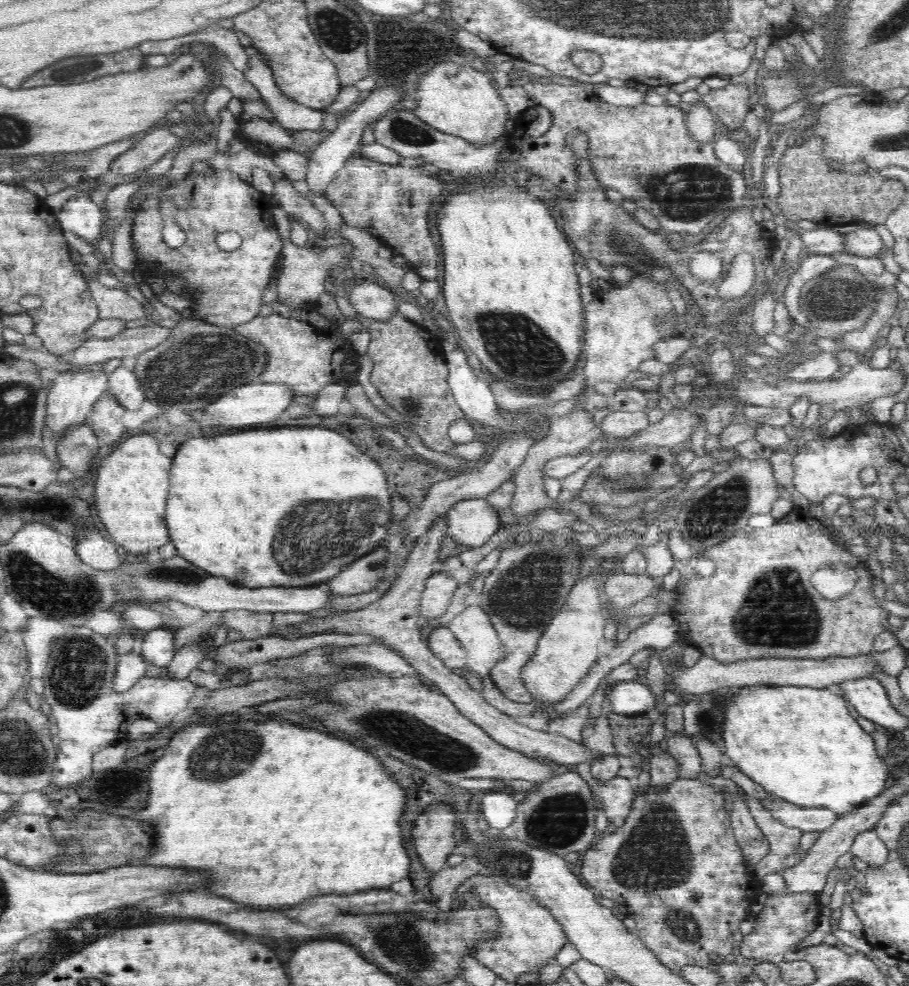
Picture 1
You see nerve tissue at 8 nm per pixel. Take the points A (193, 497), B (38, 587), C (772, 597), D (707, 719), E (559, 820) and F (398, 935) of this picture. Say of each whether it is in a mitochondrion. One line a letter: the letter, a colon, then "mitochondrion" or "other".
A: other
B: mitochondrion
C: mitochondrion
D: mitochondrion
E: mitochondrion
F: mitochondrion

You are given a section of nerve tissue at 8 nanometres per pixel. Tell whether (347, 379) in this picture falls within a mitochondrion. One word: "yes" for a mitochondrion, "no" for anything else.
no

